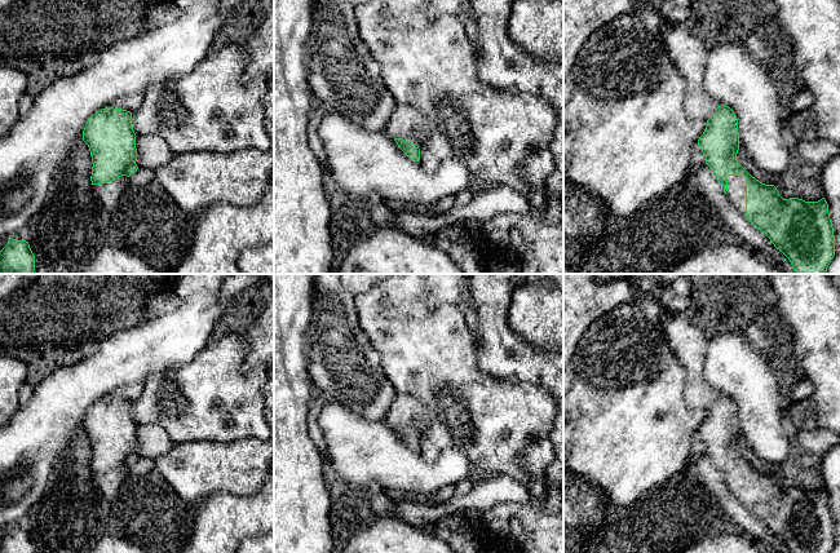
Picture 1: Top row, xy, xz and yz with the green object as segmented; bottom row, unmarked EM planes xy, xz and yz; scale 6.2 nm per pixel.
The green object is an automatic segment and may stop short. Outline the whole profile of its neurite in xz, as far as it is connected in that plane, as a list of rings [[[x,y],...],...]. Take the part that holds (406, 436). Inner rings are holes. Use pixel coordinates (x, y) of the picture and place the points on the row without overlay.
[[[397,394],[385,421],[411,450],[420,450],[420,439],[426,432],[426,410],[420,401]]]

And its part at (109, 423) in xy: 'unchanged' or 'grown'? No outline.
grown

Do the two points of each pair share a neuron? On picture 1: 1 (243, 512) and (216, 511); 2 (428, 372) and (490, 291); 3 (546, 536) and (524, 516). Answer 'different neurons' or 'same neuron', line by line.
1: same neuron
2: different neurons
3: different neurons

